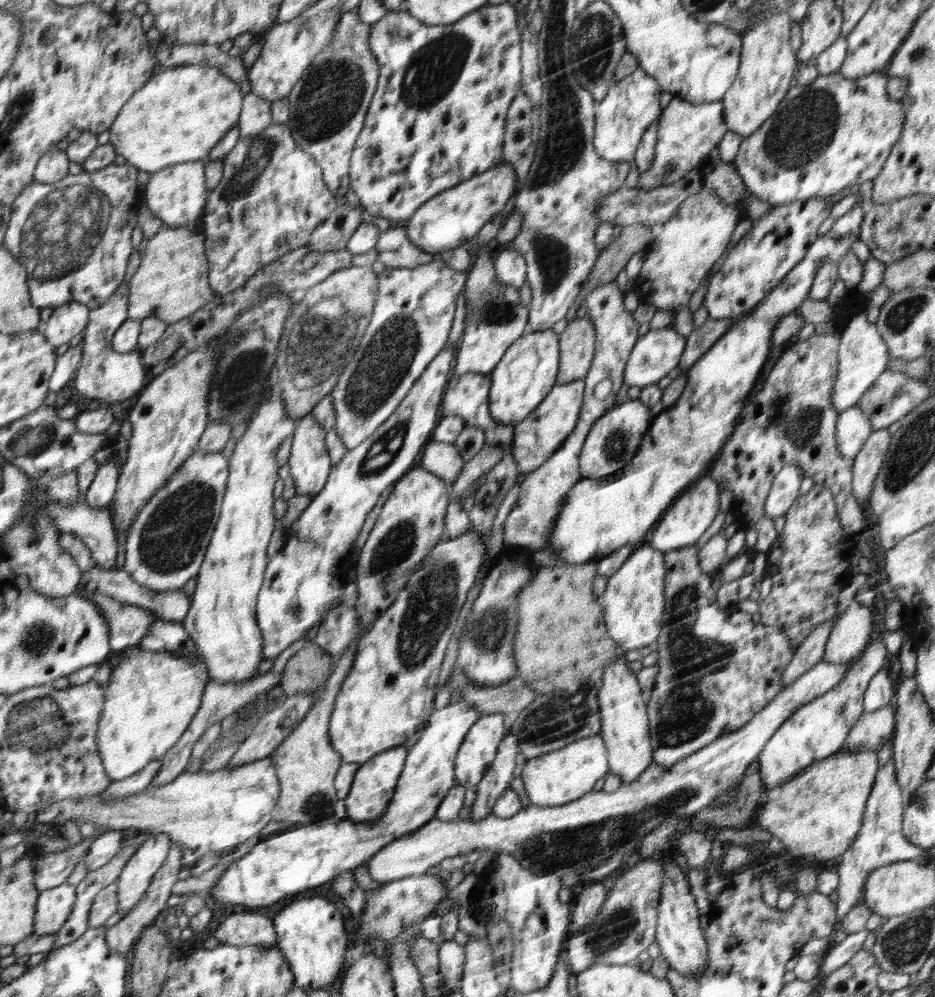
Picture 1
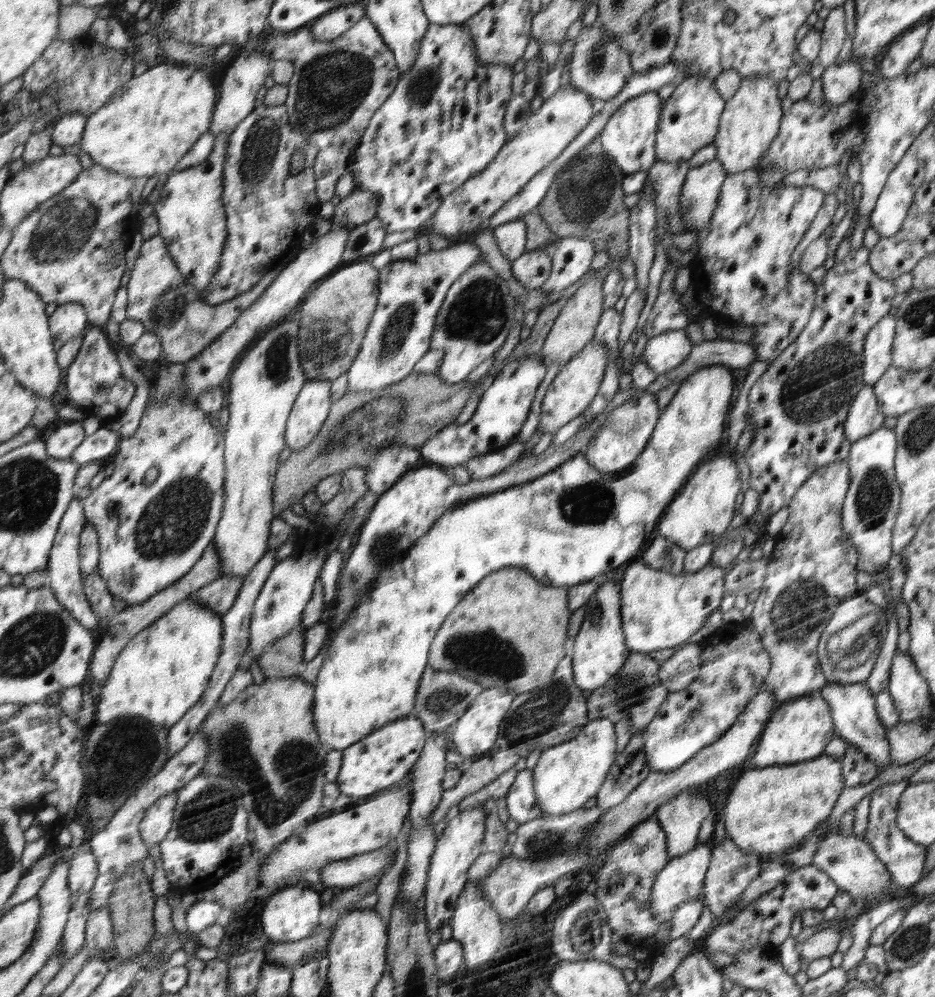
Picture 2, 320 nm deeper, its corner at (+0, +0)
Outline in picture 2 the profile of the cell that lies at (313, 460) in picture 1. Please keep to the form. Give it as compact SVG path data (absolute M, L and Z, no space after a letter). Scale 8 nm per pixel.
M310 379L293 406L288 418L285 442L292 451L308 447L321 432L332 410L332 382Z

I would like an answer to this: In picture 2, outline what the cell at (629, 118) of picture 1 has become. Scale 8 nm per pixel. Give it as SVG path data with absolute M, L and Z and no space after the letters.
M648 91L628 100L612 114L603 131L599 134L601 147L609 154L623 173L632 174L647 171L656 164L656 140L660 128L664 100L657 91Z

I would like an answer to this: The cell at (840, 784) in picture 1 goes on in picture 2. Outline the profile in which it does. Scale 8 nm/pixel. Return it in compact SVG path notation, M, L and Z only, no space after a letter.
M824 754L812 761L747 770L730 789L728 802L720 812L724 816L724 830L738 848L749 854L769 855L772 858L772 852L782 852L782 856L786 856L798 850L800 840L830 816L844 788L844 779L844 765L840 766L836 758Z

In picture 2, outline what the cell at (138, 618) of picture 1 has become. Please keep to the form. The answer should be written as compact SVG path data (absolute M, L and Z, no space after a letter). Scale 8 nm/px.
M74 499L68 512L65 514L58 533L56 544L53 548L52 561L49 562L49 572L52 578L52 588L56 592L58 600L80 621L84 626L90 627L98 634L104 628L103 620L99 621L96 613L90 608L90 602L86 598L85 577L82 572L82 535L86 525L85 499Z

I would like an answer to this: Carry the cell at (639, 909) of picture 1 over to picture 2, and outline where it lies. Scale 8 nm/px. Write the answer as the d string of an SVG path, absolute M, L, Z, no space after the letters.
M710 843L699 844L696 849L690 850L689 853L670 859L665 868L658 873L656 884L652 890L652 912L654 918L658 920L658 926L671 921L679 906L694 900L703 889L705 874L709 870L712 855Z

